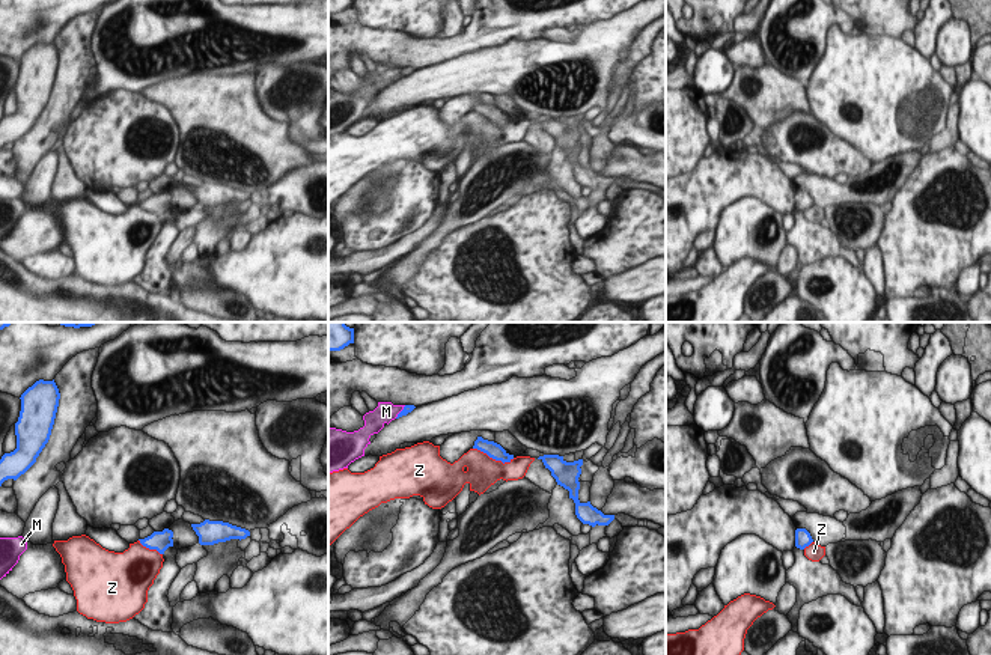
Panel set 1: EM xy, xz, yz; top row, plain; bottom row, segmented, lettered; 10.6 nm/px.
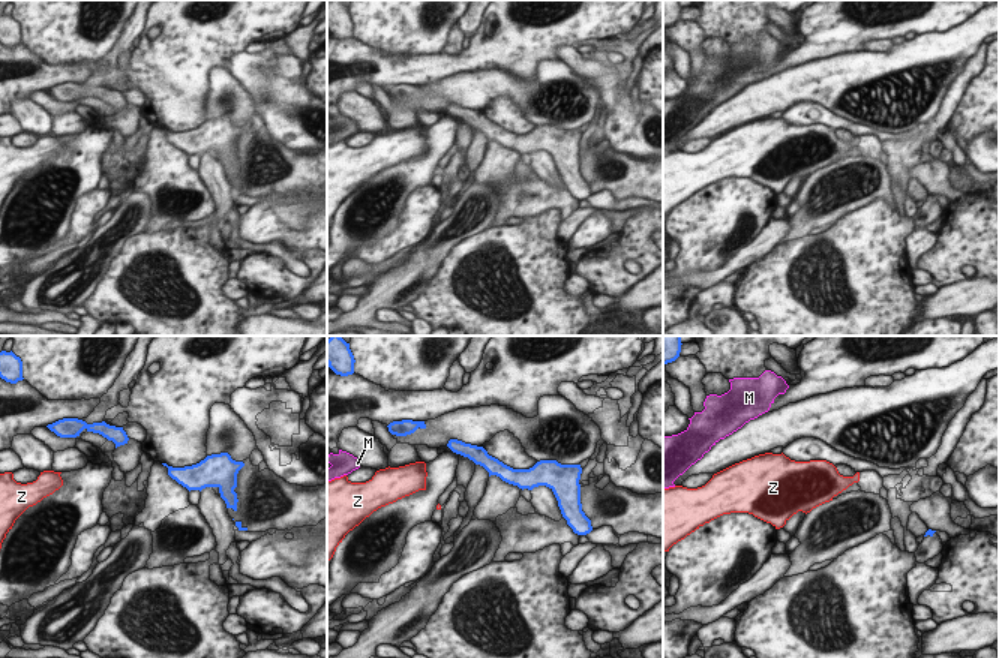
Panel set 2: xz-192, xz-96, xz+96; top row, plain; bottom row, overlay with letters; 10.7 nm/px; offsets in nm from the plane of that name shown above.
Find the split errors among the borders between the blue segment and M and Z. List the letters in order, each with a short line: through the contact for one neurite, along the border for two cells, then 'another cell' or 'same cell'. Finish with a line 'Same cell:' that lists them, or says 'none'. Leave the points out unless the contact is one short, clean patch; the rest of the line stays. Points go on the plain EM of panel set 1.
M: xz (405, 68), (395, 80) | another cell
Z: xz (473, 110), (503, 125), (509, 125), (514, 121) | another cell
Same cell: none

